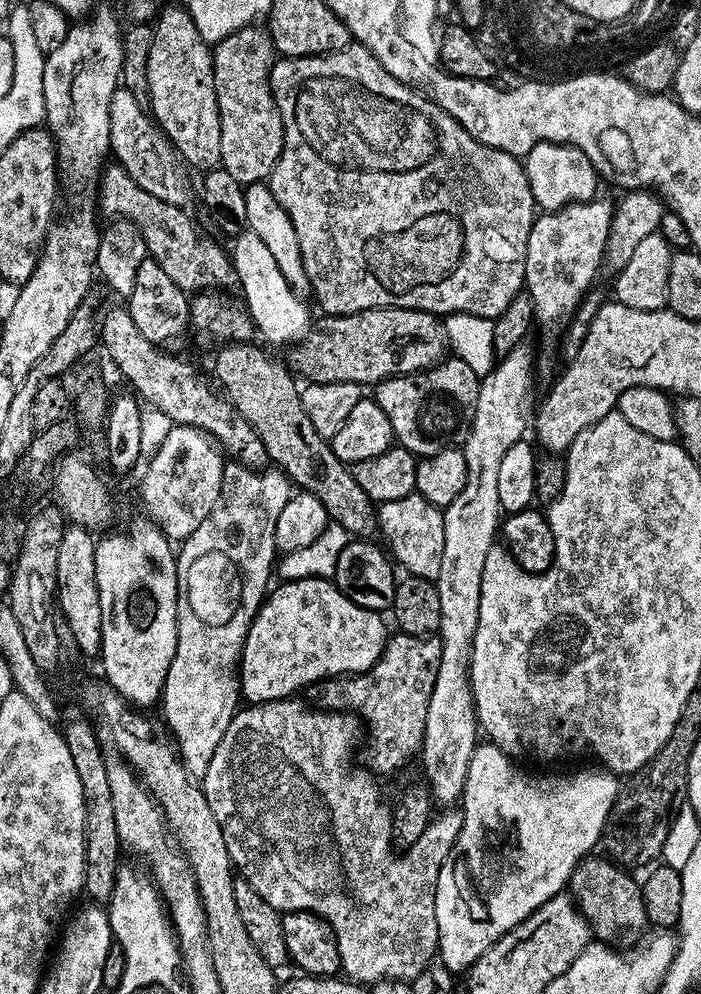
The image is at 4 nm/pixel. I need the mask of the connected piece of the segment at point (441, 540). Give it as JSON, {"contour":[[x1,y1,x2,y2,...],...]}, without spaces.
{"contour":[[413,494,379,505,375,514,379,531,382,534,384,531,384,536,388,539,386,548,391,559,399,567,401,564,409,576,436,581,438,570,442,570,442,546,446,546,443,511,426,502,426,498]]}

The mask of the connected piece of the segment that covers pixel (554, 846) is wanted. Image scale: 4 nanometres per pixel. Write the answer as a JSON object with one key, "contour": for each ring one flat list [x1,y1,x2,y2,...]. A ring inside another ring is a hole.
{"contour":[[491,742,477,743,474,754,470,758,466,782,464,783,464,794,462,797,462,815,460,817,460,833,452,843,452,849,448,852,446,862,438,874,436,883,436,897,434,898,434,918,438,922,438,960,441,960,452,972,463,973,471,969,476,959,494,942,498,942,505,936,511,928,518,926,529,916,534,914,550,898,561,895,567,889,568,879,572,876,572,871,593,851,596,843,601,843,606,829,610,824,610,817,614,812,614,805,621,795,622,784,616,780,617,777,607,770,600,772,576,772,573,776,535,776,532,772,523,772,519,768,517,761,513,757,507,756,497,744]]}

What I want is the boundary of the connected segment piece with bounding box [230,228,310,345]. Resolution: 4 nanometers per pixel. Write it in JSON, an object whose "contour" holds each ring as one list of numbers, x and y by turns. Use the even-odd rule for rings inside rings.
{"contour":[[249,228,235,237,234,244,236,246,230,254,233,273,235,279,238,278,244,294,242,303,256,325,257,333,261,337,264,335,272,344,291,345,299,341,310,327,308,308,303,304,304,300,286,282,274,255,258,234]]}

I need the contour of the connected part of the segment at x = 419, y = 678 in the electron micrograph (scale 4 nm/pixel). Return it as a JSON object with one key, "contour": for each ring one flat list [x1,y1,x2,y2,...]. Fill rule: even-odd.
{"contour":[[396,634,384,645,382,654,378,658,378,662,374,662,374,666,370,666,364,672,323,681,315,689,315,692,317,691,315,703,324,710,355,714,362,724,362,719,364,719,364,724,368,727,367,767,377,773,392,772,395,768,402,767,411,756,413,759,413,756,419,751,420,744,424,741,426,710,430,706,430,694,434,694,434,678,438,674,439,665,440,641,435,635,405,636]]}

